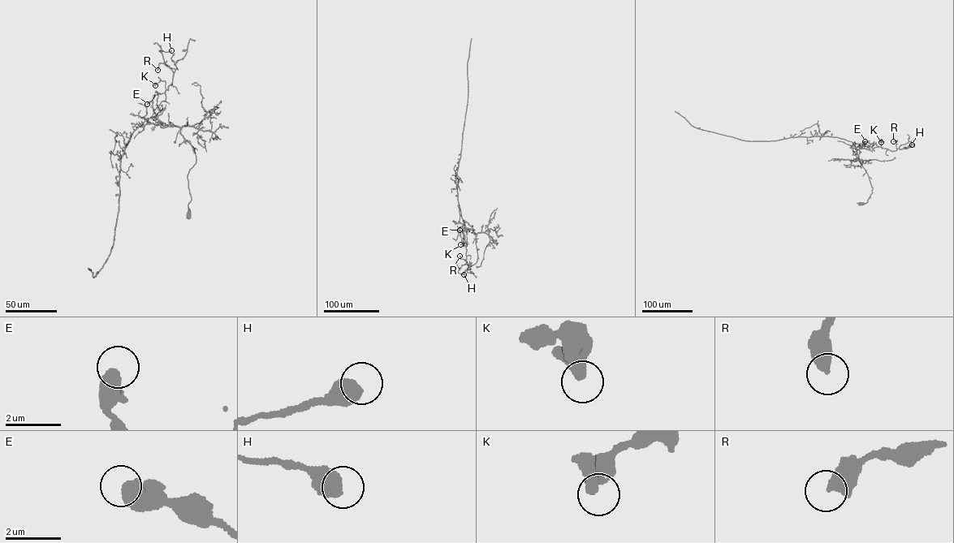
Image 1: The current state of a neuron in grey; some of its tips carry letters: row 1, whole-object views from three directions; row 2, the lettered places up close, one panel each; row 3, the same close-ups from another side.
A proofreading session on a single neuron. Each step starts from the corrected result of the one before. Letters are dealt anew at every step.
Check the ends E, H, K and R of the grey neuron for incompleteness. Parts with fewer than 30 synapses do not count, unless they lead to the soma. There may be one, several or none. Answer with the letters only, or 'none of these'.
none of these

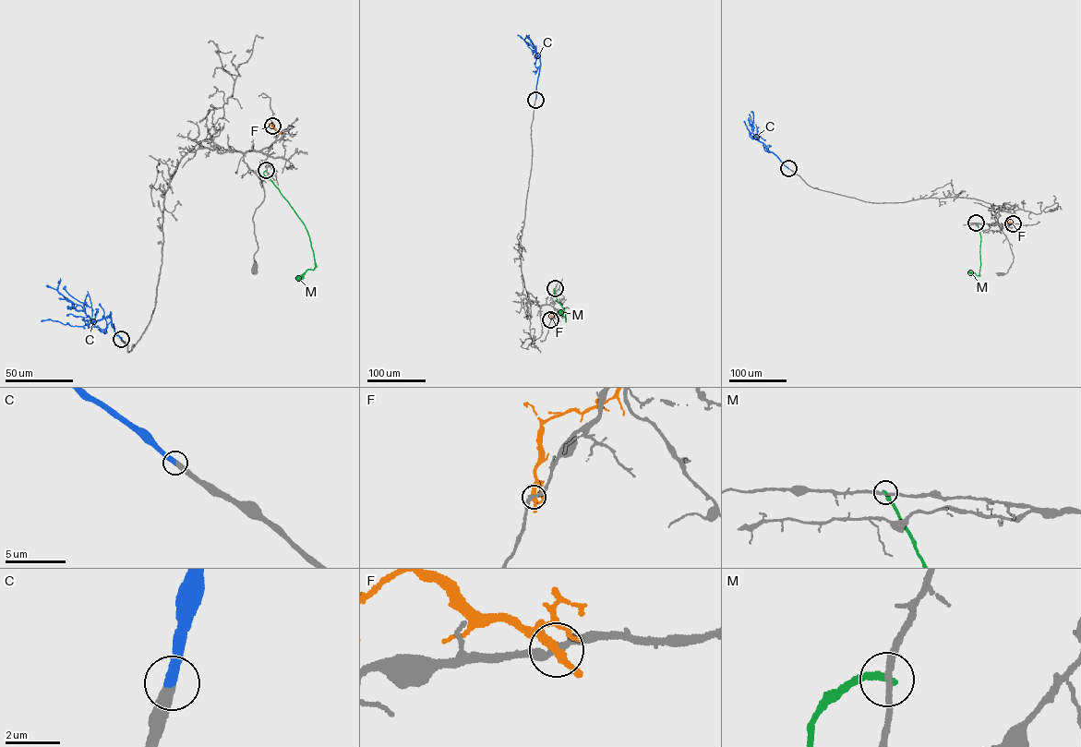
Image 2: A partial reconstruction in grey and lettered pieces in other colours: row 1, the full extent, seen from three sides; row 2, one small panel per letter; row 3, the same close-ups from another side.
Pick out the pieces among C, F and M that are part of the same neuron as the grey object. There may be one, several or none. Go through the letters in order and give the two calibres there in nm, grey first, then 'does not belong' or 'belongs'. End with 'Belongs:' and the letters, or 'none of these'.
C: 440 nm thick on the grey side, 400 nm on the other; belongs
F: 280 nm thick on the grey side, 240 nm on the other; does not belong
M: 240 nm thick on the grey side, 280 nm on the other; does not belong
Belongs: C

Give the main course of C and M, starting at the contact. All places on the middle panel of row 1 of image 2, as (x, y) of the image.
C: (535, 100), (539, 59), (534, 47), (524, 40), (527, 35)
M: (555, 288), (553, 291), (564, 311), (566, 320), (559, 310)

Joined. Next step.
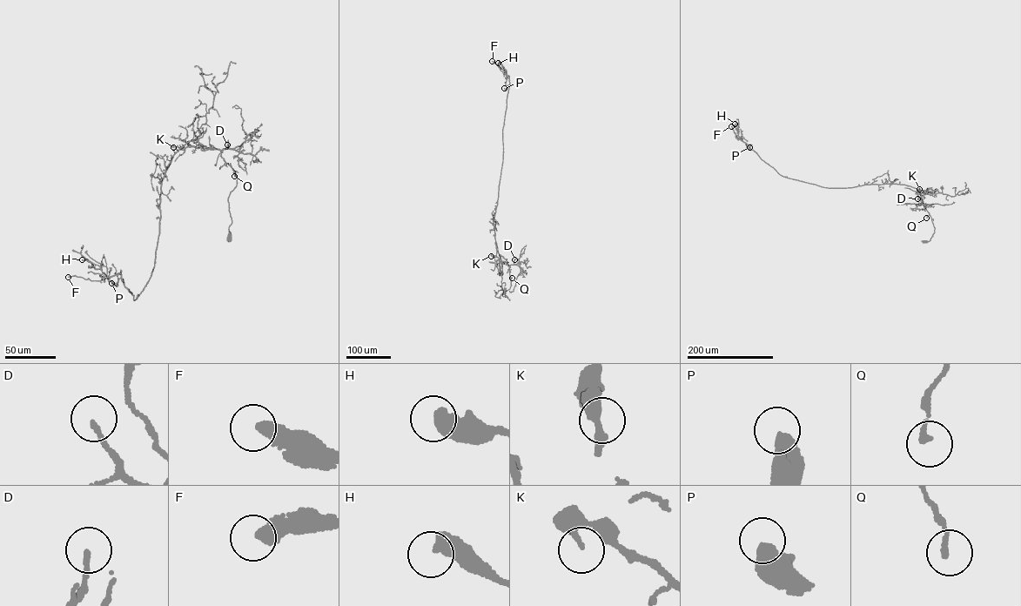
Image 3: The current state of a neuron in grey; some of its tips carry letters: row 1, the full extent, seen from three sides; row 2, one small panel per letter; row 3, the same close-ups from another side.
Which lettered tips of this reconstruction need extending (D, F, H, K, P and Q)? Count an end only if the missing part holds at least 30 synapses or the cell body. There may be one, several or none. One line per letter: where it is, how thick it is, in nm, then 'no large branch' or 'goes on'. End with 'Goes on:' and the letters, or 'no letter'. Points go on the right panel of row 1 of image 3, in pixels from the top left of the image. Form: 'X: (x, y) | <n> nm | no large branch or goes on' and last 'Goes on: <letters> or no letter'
D: (917, 198) | 140 nm | no large branch
F: (731, 126) | 460 nm | no large branch
H: (735, 124) | 500 nm | no large branch
K: (919, 189) | 170 nm | no large branch
P: (749, 147) | 500 nm | no large branch
Q: (926, 218) | 170 nm | no large branch
Goes on: no letter

